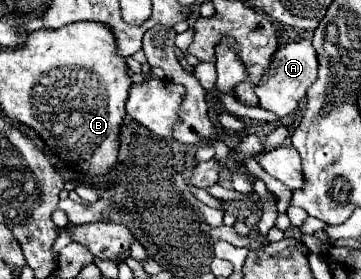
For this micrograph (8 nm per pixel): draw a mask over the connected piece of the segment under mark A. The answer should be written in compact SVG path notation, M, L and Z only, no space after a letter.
M299 40L279 46L267 70L267 76L263 76L263 82L259 82L259 86L255 88L259 96L259 106L269 112L275 112L279 118L291 114L297 108L299 100L307 94L309 86L317 80L317 68L319 68L317 52L311 40Z

